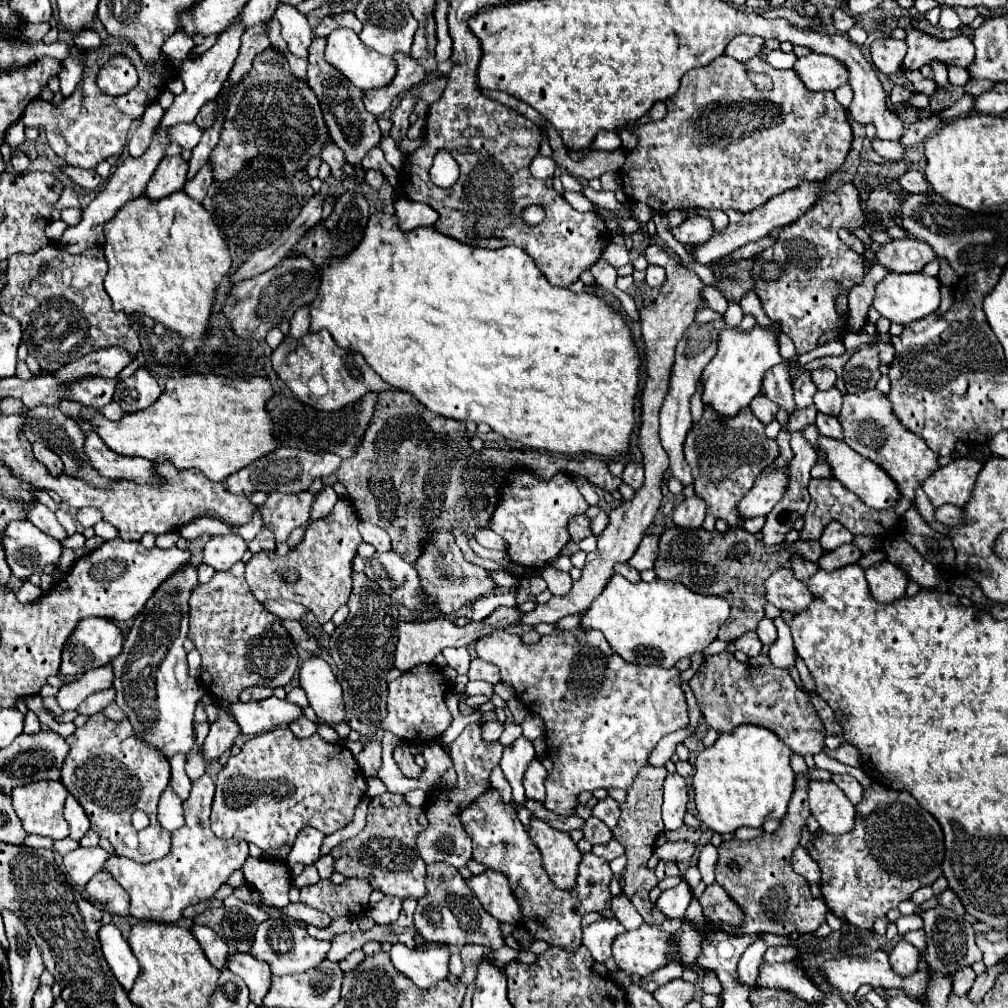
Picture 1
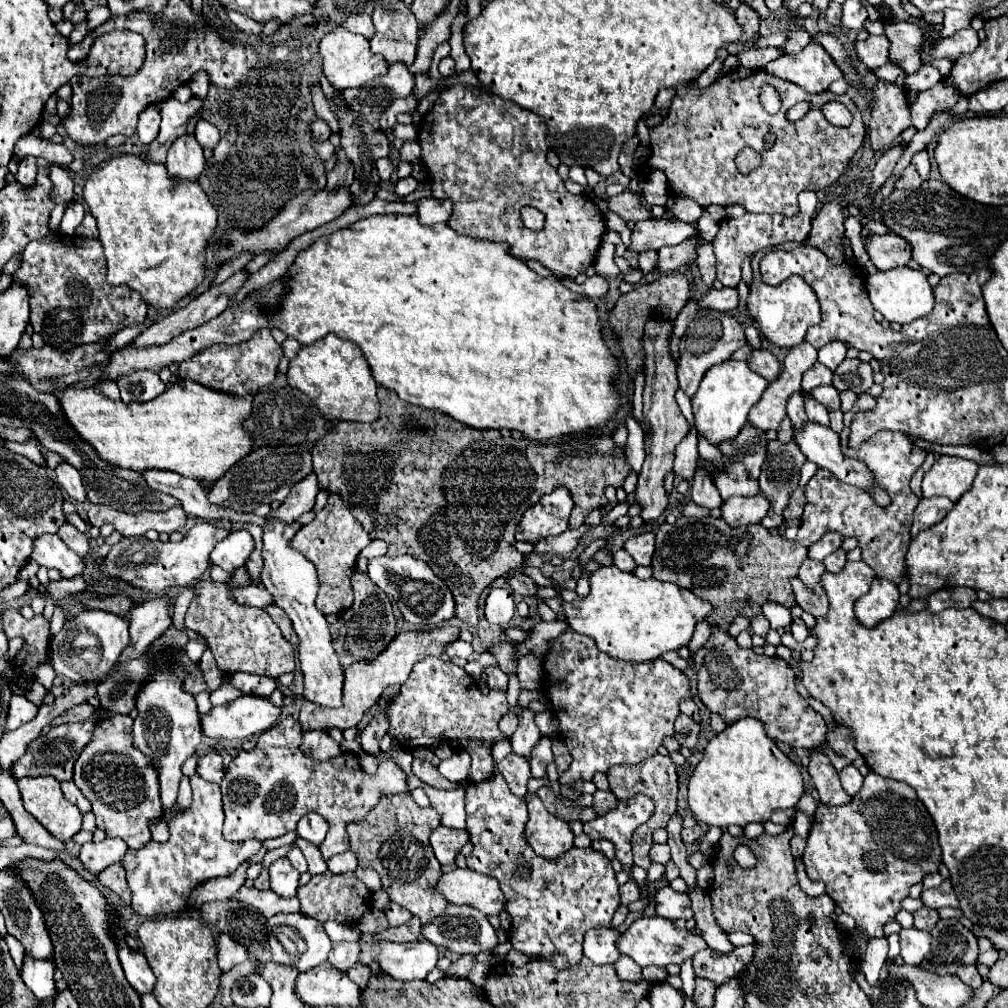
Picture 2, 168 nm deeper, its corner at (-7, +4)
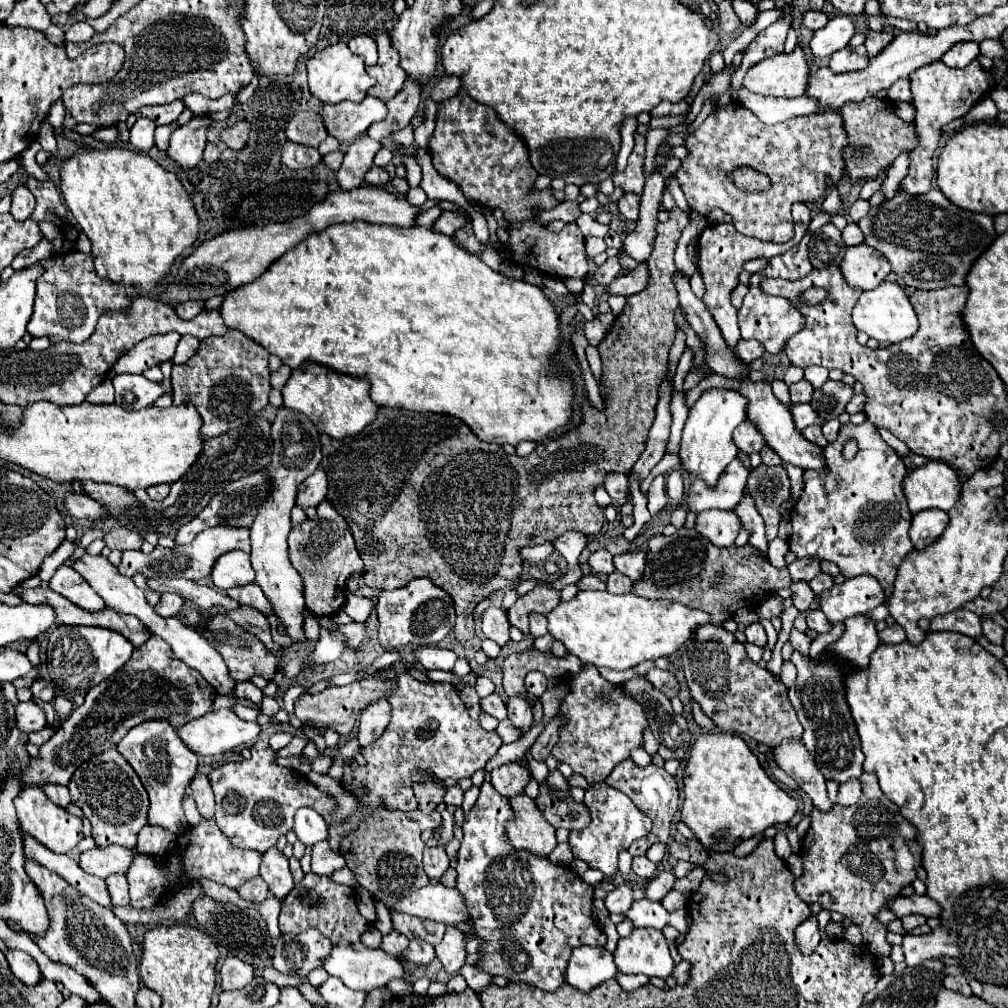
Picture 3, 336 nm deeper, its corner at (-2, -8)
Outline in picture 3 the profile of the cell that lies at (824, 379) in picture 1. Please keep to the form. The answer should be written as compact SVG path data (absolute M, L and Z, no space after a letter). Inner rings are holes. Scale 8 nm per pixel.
M806 378L790 386L790 398L792 398L792 404L810 402L810 400L812 400L812 394L814 394L814 386L812 386Z

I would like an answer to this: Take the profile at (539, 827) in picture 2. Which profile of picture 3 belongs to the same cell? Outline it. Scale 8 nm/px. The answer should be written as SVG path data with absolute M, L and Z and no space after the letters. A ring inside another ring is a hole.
M518 794L514 796L514 800L510 800L510 804L516 812L516 820L510 822L506 834L514 844L514 848L518 850L524 848L534 856L544 856L544 858L550 856L550 852L558 844L556 830L550 824L546 824L534 800L528 798L526 794Z

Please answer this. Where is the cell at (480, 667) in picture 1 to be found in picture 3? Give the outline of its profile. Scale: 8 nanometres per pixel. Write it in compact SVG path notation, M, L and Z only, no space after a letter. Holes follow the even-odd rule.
M498 692L486 696L486 698L480 702L480 706L482 706L484 712L492 714L496 720L506 720L506 704L504 704L504 700L502 700L502 696L500 696Z

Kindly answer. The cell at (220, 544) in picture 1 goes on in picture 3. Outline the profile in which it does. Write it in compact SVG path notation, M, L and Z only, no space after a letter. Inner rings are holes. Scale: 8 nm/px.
M232 550L220 556L212 566L212 582L222 590L254 582L250 554L242 550Z

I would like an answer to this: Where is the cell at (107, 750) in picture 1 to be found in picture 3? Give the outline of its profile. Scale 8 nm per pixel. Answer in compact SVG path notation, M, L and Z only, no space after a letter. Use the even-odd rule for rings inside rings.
M116 748L102 752L90 762L84 762L74 772L68 788L72 804L76 804L90 820L92 838L98 846L120 844L126 848L136 848L138 832L148 822L148 794L134 768L122 758L122 754Z

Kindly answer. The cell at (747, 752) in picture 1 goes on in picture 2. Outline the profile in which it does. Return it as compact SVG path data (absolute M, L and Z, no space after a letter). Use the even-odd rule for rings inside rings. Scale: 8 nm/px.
M743 718L727 726L721 734L713 736L707 742L703 760L697 764L697 768L689 778L687 802L699 822L707 826L719 826L725 830L731 824L745 828L749 822L767 822L773 810L795 808L803 792L805 792L805 786L803 786L799 768L775 746L775 742L771 742L771 738L765 734L765 728L763 724L759 724L759 720Z

